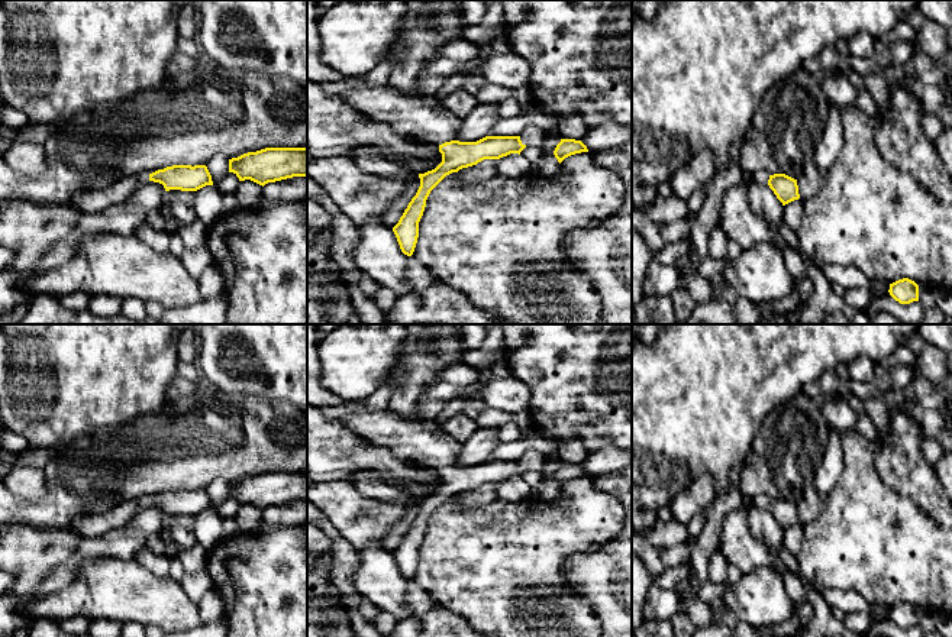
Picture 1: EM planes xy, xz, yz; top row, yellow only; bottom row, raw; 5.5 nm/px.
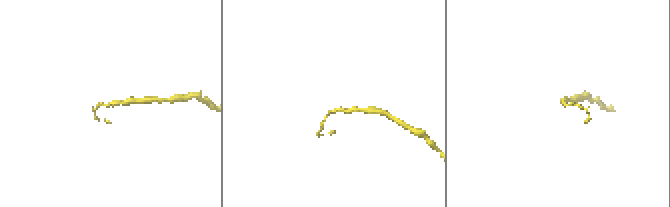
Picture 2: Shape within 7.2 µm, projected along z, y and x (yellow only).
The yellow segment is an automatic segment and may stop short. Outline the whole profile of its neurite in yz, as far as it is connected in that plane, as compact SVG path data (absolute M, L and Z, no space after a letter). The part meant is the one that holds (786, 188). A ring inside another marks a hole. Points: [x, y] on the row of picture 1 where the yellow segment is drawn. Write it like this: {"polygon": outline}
{"polygon": "M756 174L753 175L753 181L768 184L782 206L800 198L797 180L785 174Z"}

